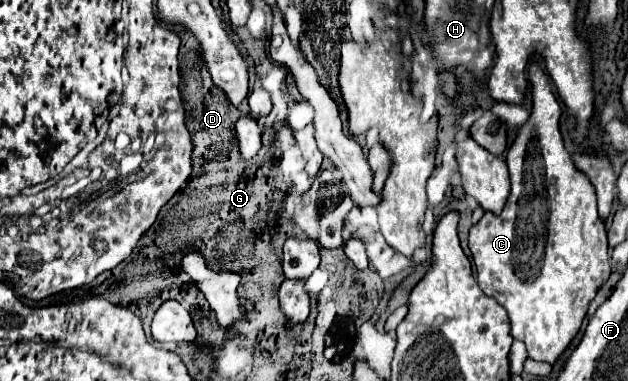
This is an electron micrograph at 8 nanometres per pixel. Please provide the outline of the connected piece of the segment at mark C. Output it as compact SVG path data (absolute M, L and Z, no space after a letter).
M537 63L529 69L533 87L533 109L525 127L507 151L507 165L511 175L511 195L501 215L485 213L483 219L471 227L469 249L477 265L477 283L485 295L497 299L511 319L511 333L523 341L529 357L555 365L569 343L581 329L589 303L597 289L609 279L611 265L607 255L607 231L597 213L597 199L589 179L573 165L559 131L561 107L551 93L551 87Z

